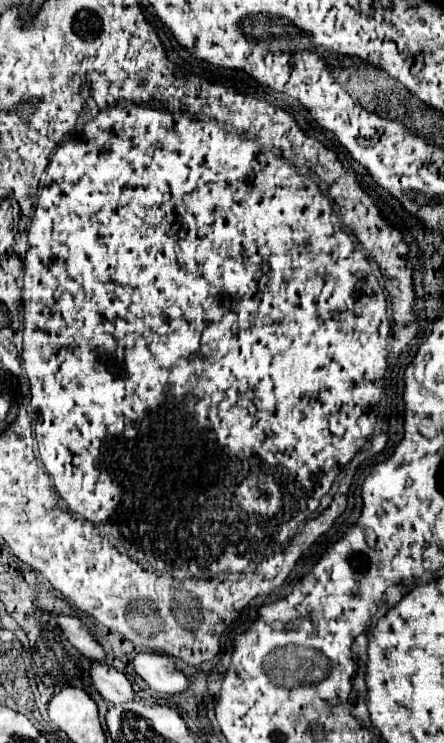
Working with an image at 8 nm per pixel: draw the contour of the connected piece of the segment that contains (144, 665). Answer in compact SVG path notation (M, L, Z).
M141 651L135 655L133 665L137 675L141 675L147 681L147 685L161 695L185 693L191 687L187 675L177 667L177 663L171 657Z

